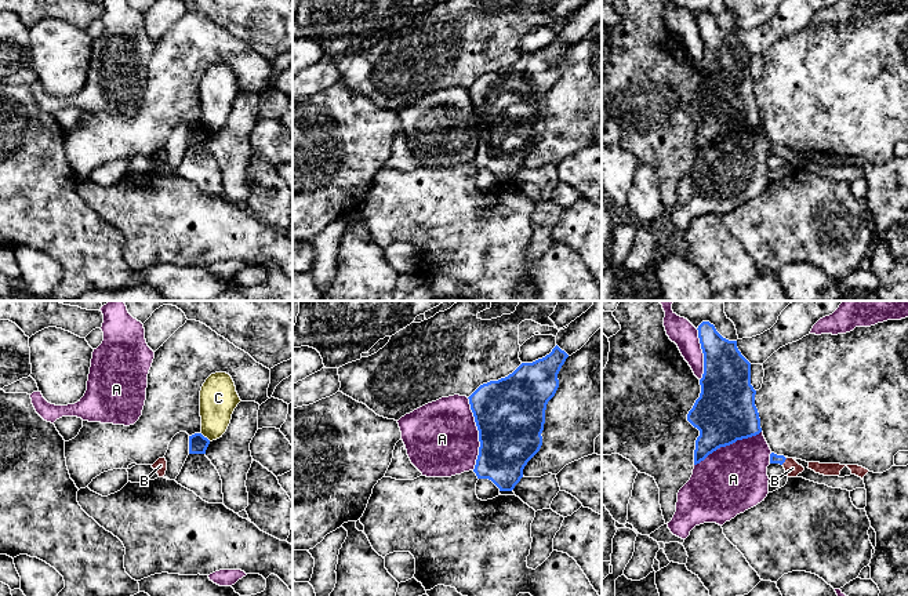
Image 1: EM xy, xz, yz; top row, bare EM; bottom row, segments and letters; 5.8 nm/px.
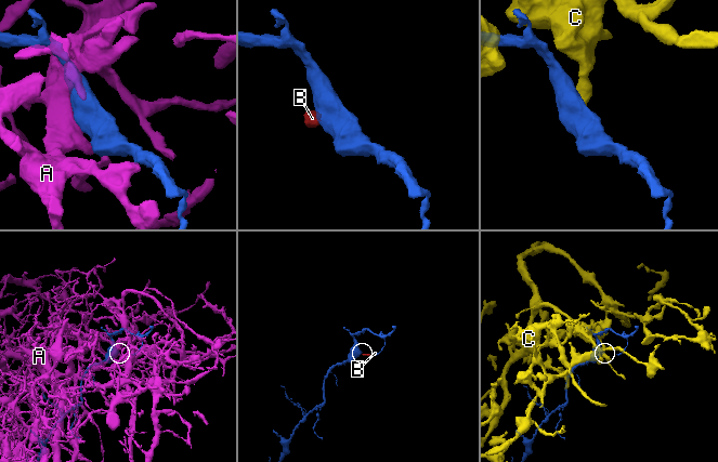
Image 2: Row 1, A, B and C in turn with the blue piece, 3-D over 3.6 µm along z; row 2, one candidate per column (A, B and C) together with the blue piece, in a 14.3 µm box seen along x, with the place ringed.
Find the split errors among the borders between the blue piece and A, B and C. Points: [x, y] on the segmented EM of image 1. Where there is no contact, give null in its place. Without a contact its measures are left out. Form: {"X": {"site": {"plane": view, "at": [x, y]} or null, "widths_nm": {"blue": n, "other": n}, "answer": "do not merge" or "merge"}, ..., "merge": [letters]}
{"A": {"site": {"plane": "xz", "at": [479, 433]}, "widths_nm": {"blue": 420, "other": 440}, "answer": "do not merge"}, "B": {"site": {"plane": "yz", "at": [784, 461]}, "widths_nm": {"blue": 60, "other": 90}, "answer": "merge"}, "C": {"site": {"plane": "xy", "at": [206, 438]}, "widths_nm": {"blue": 110, "other": 220}, "answer": "do not merge"}, "merge": ["B"]}

